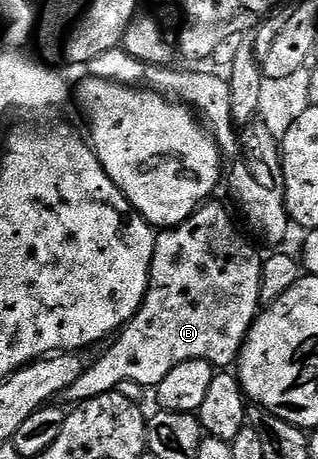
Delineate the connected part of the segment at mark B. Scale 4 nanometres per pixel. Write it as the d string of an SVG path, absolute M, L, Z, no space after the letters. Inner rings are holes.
M215 202L204 203L183 223L160 230L156 234L155 252L151 262L151 284L147 286L143 305L130 323L118 332L114 340L116 343L92 367L90 364L83 370L81 377L77 377L73 385L69 385L65 399L71 405L81 404L86 399L101 397L122 388L122 383L136 383L139 387L154 389L159 386L165 373L169 373L169 369L177 369L181 361L204 359L216 369L227 369L238 360L251 323L261 310L259 290L264 256L258 255L254 245L250 243L252 240L239 232L234 217Z

